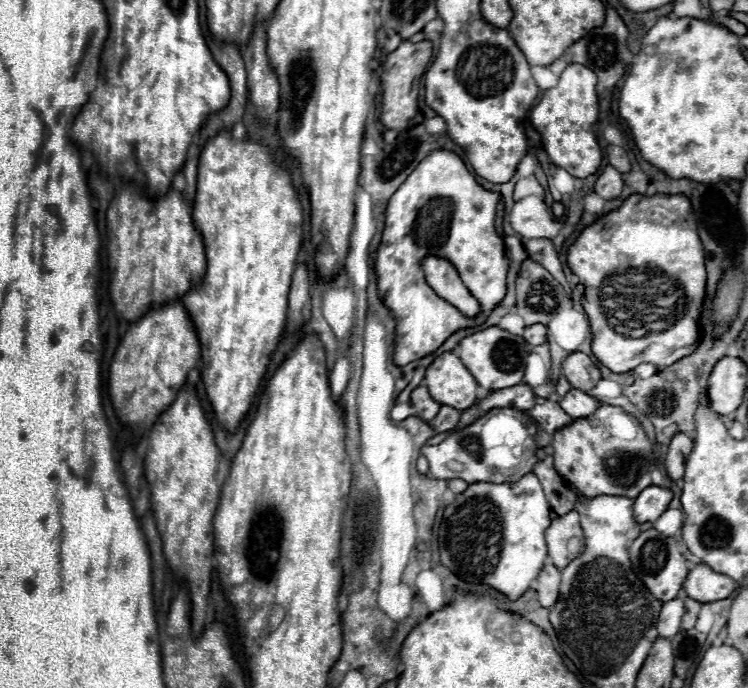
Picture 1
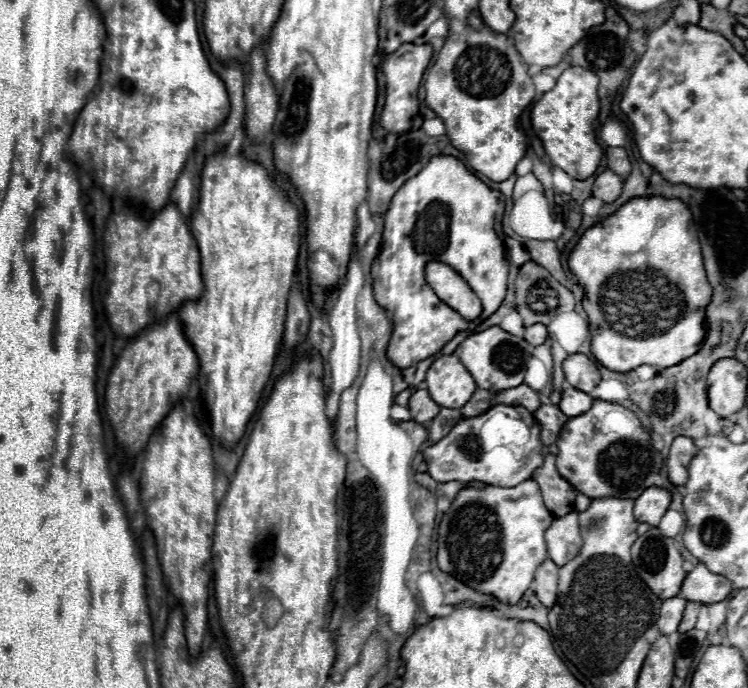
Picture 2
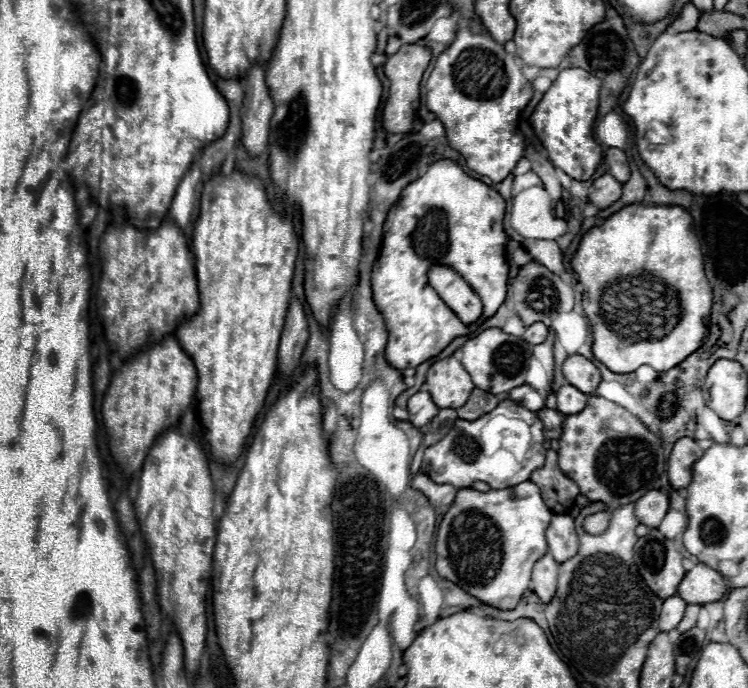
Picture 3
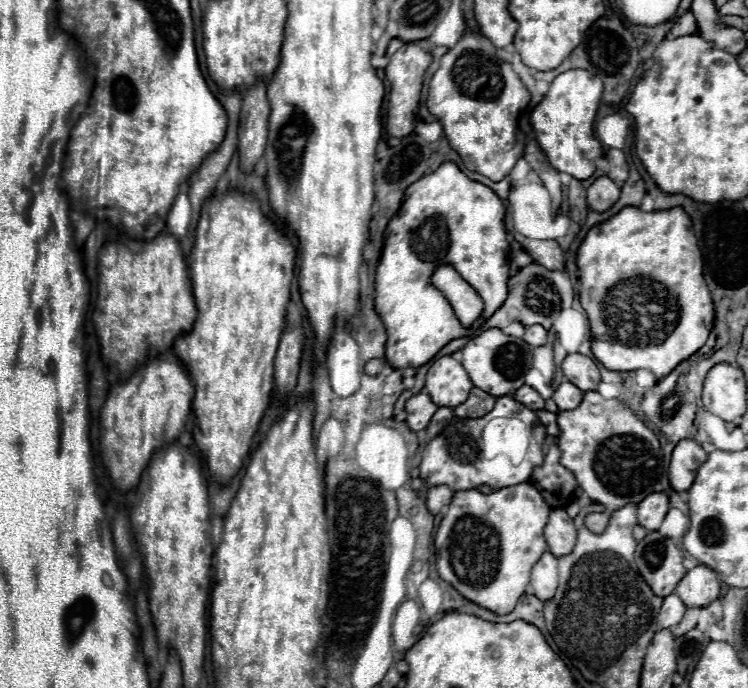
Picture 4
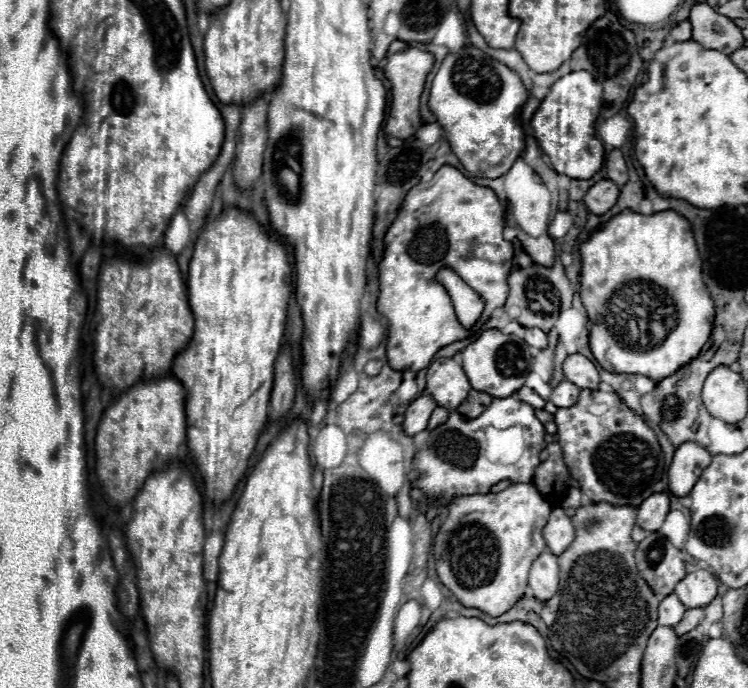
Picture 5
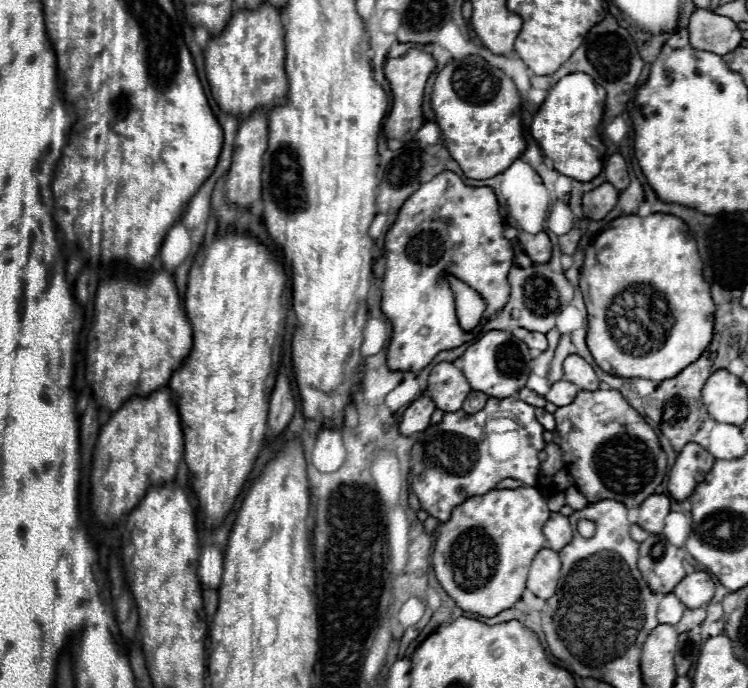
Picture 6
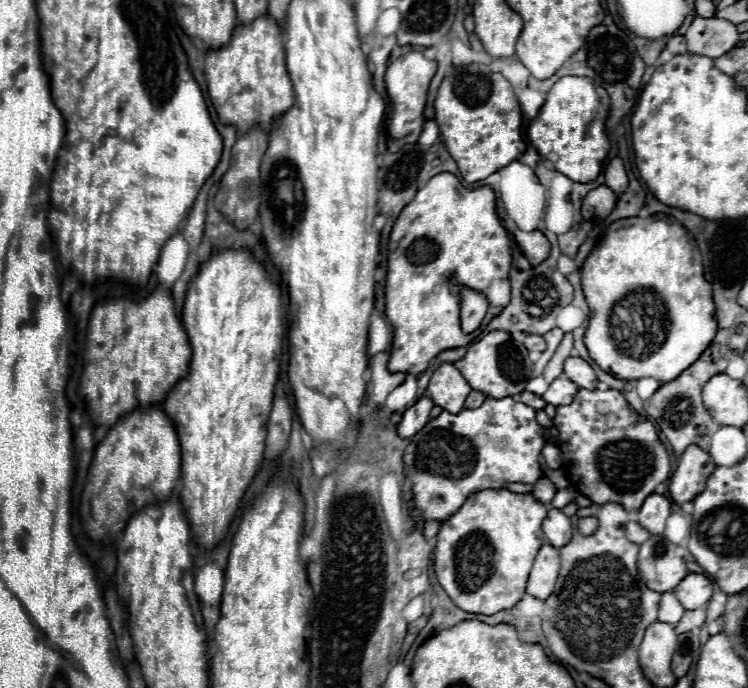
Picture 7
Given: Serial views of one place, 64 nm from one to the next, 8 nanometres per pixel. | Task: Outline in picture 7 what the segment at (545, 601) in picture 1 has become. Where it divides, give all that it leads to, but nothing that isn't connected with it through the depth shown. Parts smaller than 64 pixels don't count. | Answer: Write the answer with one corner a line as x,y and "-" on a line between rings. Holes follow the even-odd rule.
544,544
536,556
536,562
532,566
530,578
528,578
528,588
526,592
534,598
546,600
554,592
554,584
558,578
560,570
560,560
558,560
558,550
552,548
550,544

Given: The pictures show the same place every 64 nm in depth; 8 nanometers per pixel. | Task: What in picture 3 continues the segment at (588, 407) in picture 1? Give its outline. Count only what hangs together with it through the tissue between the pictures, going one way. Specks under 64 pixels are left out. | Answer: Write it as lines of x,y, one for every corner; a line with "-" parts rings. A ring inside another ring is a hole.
564,384
558,392
558,410
562,414
576,414
586,406
588,396
584,396
584,392
576,392
576,388
572,388
570,384

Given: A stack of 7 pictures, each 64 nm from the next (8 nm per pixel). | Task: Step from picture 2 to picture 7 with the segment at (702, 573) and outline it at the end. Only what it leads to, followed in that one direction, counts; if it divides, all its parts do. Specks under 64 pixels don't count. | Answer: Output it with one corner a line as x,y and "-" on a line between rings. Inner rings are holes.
692,572
674,588
674,594
686,610
704,608
712,598
712,582
706,576

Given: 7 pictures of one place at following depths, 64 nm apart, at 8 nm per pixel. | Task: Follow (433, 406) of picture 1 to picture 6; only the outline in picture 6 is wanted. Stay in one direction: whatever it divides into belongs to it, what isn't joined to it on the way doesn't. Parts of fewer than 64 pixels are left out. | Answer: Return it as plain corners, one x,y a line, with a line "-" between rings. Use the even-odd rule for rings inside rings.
426,396
418,398
418,400
404,412
402,422
400,422
400,426
398,426
400,434
402,434
402,436
412,436
412,434
416,434
416,432
426,430
428,424
430,424
430,414
432,414
434,410
436,410
436,404
434,404
430,398
426,398

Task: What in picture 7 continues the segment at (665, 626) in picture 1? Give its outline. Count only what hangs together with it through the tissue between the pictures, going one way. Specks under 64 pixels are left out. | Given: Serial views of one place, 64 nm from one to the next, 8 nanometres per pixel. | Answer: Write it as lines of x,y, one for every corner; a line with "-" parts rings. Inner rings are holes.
664,592
658,606
658,620
666,624
676,624
684,614
684,606
676,600
674,592

